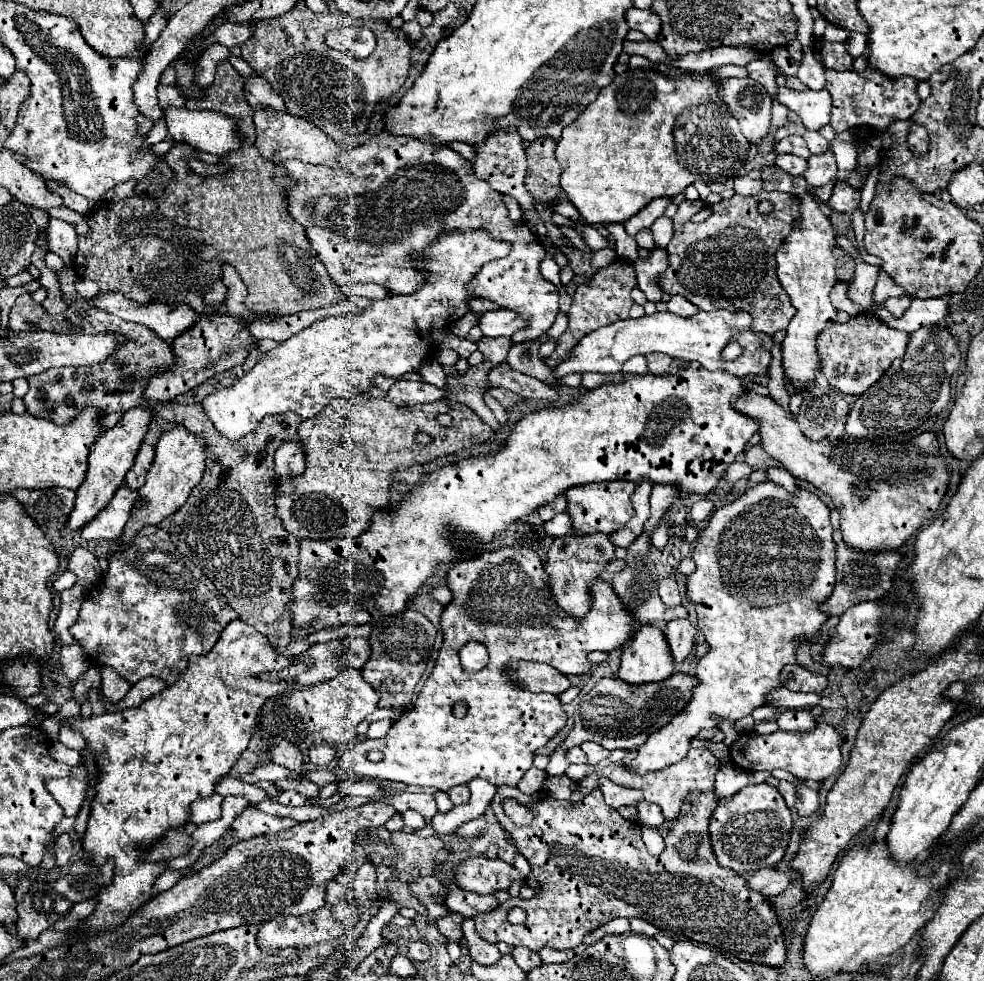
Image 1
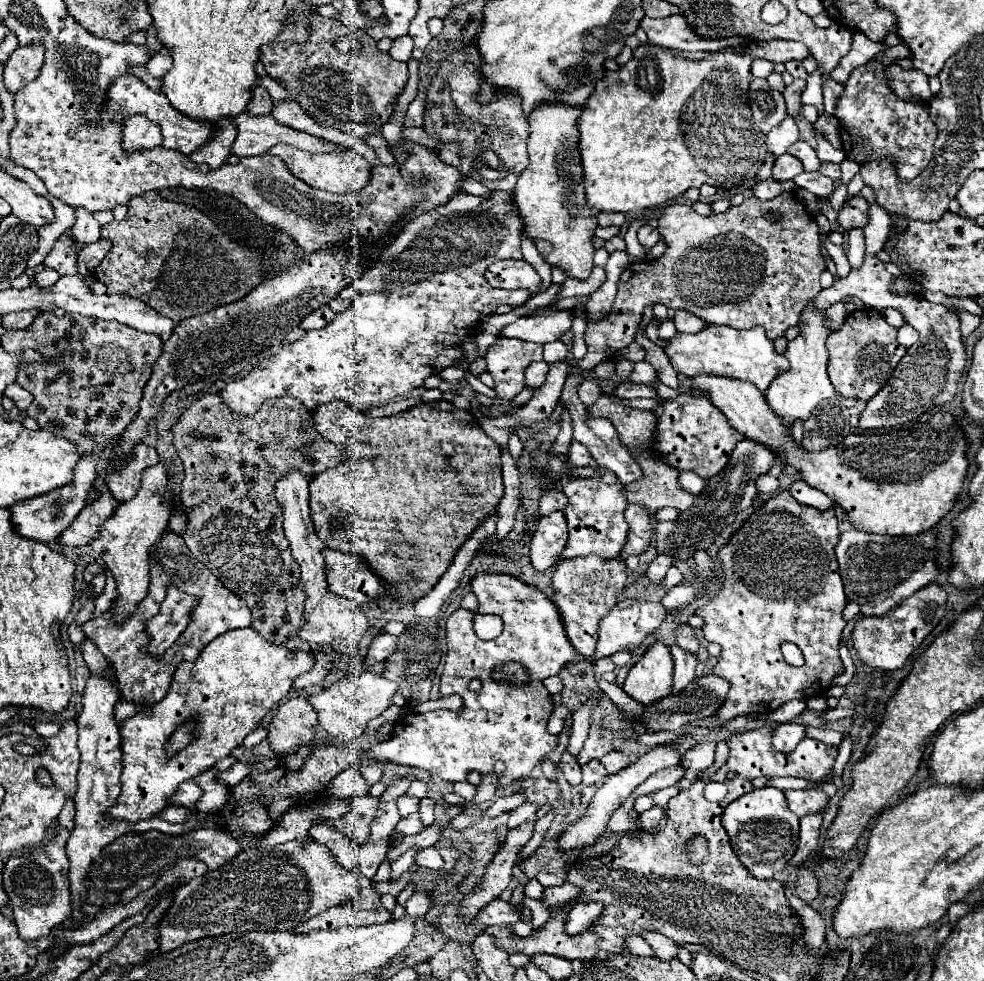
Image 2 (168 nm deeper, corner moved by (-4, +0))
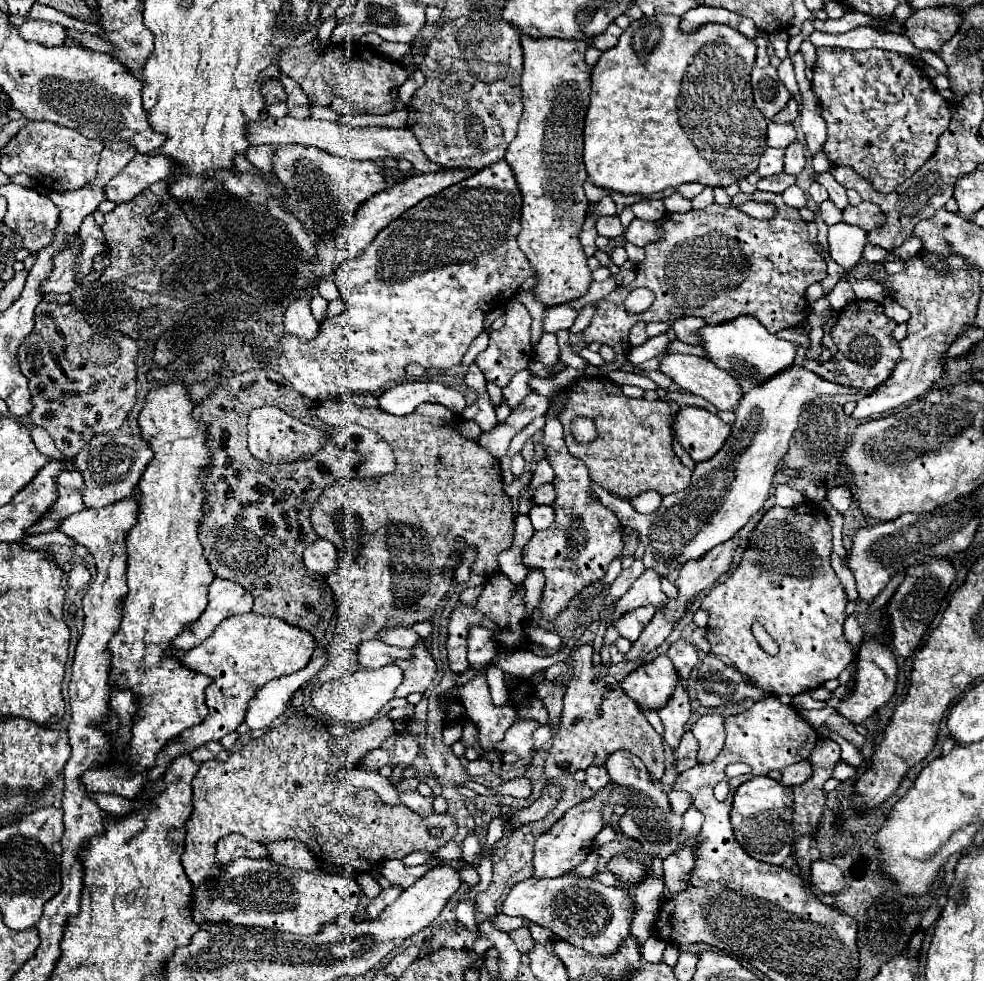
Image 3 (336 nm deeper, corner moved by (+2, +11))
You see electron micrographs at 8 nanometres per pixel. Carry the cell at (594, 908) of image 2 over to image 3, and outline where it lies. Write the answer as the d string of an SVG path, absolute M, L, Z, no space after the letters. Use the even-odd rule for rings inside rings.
M562 875L556 879L528 877L512 887L508 899L502 903L502 913L544 925L556 937L586 949L592 955L608 955L618 949L622 939L630 933L634 911L636 905L628 889L606 887L578 875Z

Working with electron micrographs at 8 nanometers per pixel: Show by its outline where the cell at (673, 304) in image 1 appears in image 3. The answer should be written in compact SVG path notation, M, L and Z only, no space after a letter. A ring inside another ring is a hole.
M684 317L684 319L676 319L674 321L674 333L680 341L696 345L698 339L698 329L704 327L704 319L700 317Z

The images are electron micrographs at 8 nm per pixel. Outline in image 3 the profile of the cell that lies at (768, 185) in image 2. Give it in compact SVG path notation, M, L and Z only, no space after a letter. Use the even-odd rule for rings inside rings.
M780 173L780 175L772 175L772 179L760 179L756 183L756 189L760 191L772 191L772 193L782 193L786 187L790 187L796 181L794 175L788 173Z

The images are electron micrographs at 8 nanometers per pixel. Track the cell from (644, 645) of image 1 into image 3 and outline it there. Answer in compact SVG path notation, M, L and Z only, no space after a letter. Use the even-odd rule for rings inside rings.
M658 655L654 661L640 665L620 683L624 693L638 703L640 709L660 709L672 695L678 675L668 655Z

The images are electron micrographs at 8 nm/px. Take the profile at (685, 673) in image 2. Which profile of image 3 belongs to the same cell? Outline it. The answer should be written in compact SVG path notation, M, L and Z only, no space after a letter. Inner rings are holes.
M678 679L678 685L676 685L676 691L672 693L672 699L668 699L668 703L658 711L658 715L660 715L662 725L664 725L664 739L674 749L678 745L680 737L684 735L684 727L692 715L690 697L682 685L682 679Z

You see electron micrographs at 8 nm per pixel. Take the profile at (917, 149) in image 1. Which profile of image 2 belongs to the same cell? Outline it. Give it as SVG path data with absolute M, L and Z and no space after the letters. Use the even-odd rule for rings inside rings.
M876 60L858 66L842 86L844 90L836 102L834 116L840 120L840 138L846 158L858 164L890 158L900 180L914 180L928 166L938 136L938 128L928 116L928 102L898 98L886 80L886 64Z

